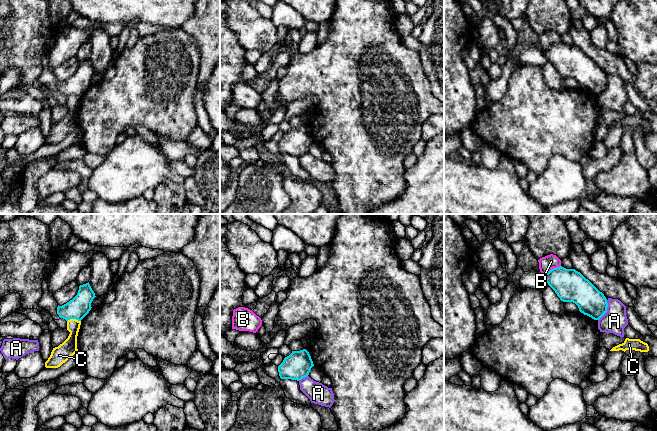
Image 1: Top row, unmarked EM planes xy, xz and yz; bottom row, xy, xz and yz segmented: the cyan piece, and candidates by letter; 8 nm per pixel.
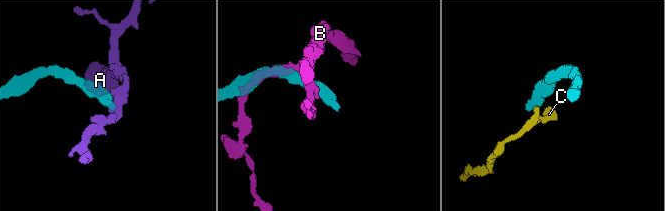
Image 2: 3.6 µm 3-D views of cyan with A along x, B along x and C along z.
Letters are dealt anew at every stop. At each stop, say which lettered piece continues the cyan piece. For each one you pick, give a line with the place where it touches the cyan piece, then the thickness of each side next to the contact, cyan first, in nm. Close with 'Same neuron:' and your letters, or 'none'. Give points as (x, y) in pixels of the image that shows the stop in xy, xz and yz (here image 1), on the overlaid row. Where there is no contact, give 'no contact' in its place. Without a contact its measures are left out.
Same neuron: none

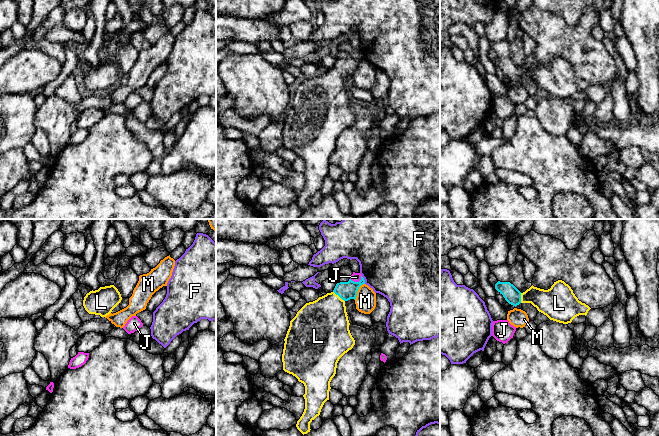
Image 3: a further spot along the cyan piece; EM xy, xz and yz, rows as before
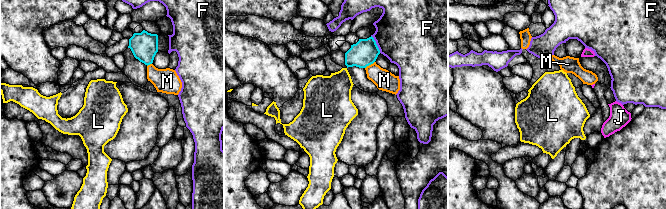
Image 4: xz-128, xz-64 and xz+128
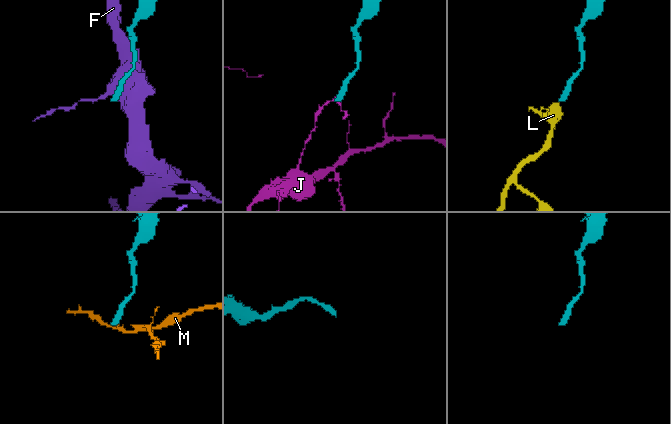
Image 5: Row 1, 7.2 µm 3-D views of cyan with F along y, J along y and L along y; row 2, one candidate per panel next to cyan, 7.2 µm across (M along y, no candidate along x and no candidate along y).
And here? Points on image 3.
L: contact xz (339, 296); calibres 140 and 380 nm
Same neuron: L

